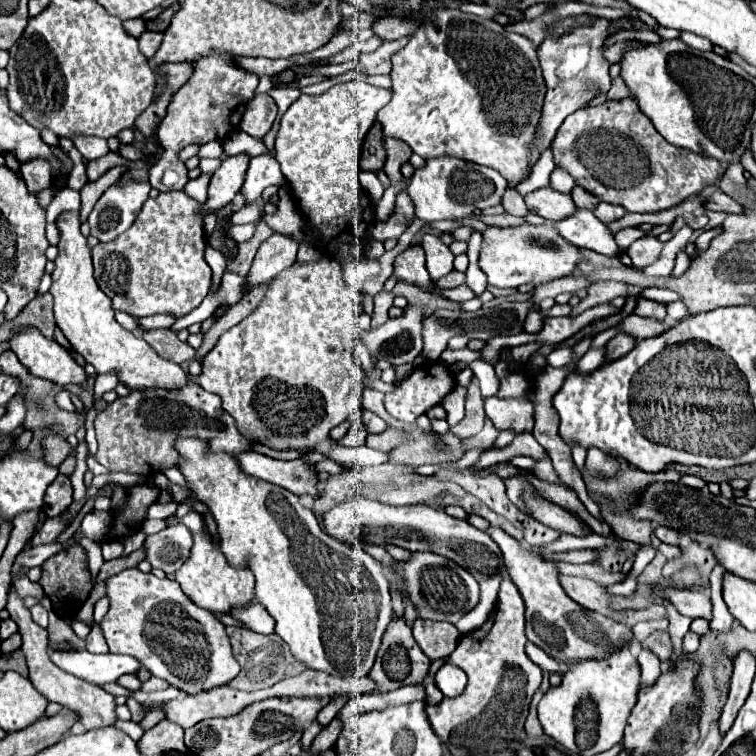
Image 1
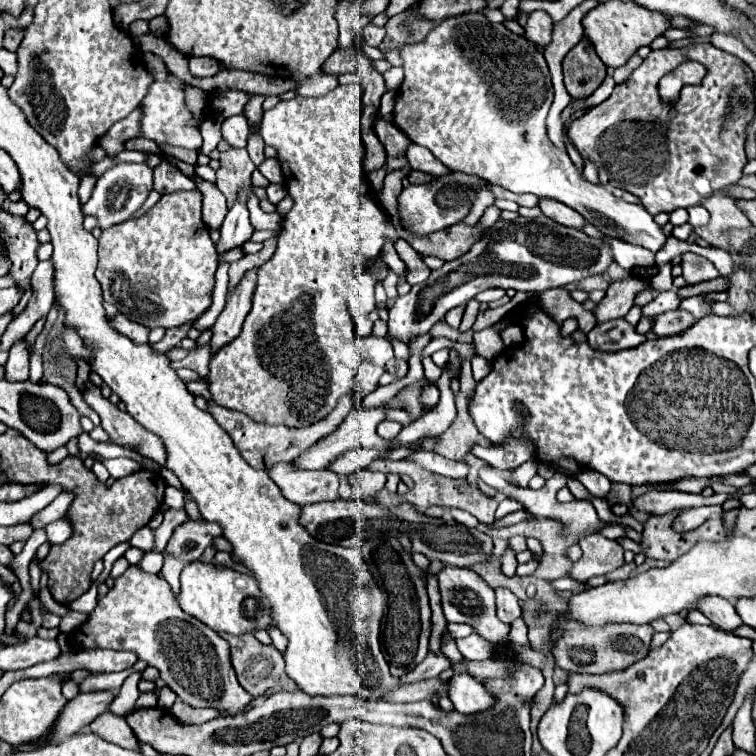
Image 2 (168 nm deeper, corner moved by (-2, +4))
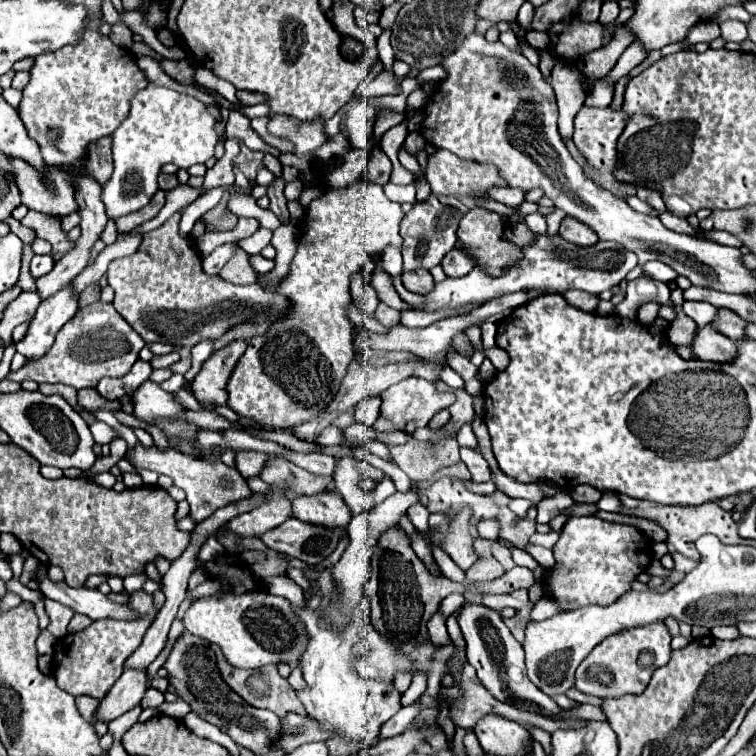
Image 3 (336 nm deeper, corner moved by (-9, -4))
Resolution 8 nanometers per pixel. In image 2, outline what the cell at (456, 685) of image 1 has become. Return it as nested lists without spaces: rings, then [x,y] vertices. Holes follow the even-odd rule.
[[[455,674],[451,678],[449,698],[459,714],[485,712],[495,706],[495,698],[469,674]]]

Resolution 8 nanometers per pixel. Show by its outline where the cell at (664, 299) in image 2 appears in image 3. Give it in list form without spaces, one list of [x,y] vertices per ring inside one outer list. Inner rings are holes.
[[[684,301],[683,309],[698,326],[706,326],[712,324],[714,316],[716,316],[716,308],[708,302]]]

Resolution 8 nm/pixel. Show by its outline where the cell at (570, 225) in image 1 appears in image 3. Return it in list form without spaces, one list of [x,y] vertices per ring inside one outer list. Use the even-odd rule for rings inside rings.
[[[660,262],[644,264],[644,266],[642,266],[642,274],[650,276],[650,278],[654,278],[654,280],[660,280],[660,282],[672,282],[672,280],[676,280],[676,276],[678,276],[670,266],[660,264]]]

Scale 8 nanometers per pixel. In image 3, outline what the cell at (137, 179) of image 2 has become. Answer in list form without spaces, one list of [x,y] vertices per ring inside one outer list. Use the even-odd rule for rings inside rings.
[[[154,84],[138,92],[132,100],[130,116],[112,134],[114,174],[102,188],[102,202],[106,204],[108,218],[142,210],[158,190],[156,178],[162,164],[172,162],[180,168],[190,168],[192,164],[212,158],[218,142],[214,124],[216,120],[206,112],[206,106],[188,94]]]

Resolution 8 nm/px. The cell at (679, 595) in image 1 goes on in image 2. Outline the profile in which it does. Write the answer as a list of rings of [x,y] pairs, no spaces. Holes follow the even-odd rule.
[[[707,596],[707,600],[699,604],[699,610],[721,630],[737,630],[743,624],[735,606],[723,598]]]

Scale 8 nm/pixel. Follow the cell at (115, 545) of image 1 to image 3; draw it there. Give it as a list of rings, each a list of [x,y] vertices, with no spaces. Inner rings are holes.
[[[46,574],[40,576],[40,590],[46,598],[52,598],[68,608],[72,608],[78,614],[86,614],[92,620],[102,618],[120,618],[130,620],[134,618],[134,612],[127,604],[110,602],[98,588],[70,588],[64,582],[50,582]]]

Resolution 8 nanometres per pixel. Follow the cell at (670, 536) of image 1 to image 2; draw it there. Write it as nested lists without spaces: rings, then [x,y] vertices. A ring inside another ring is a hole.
[[[720,505],[701,506],[701,508],[689,508],[683,510],[675,520],[675,530],[693,530],[701,526],[707,518],[722,515],[723,508]]]

